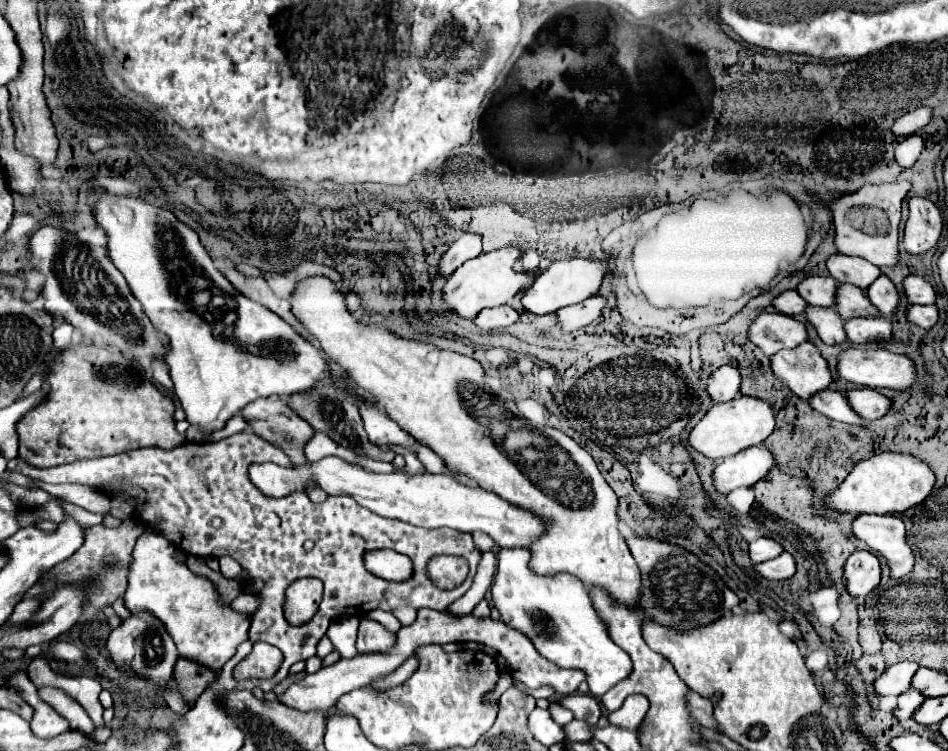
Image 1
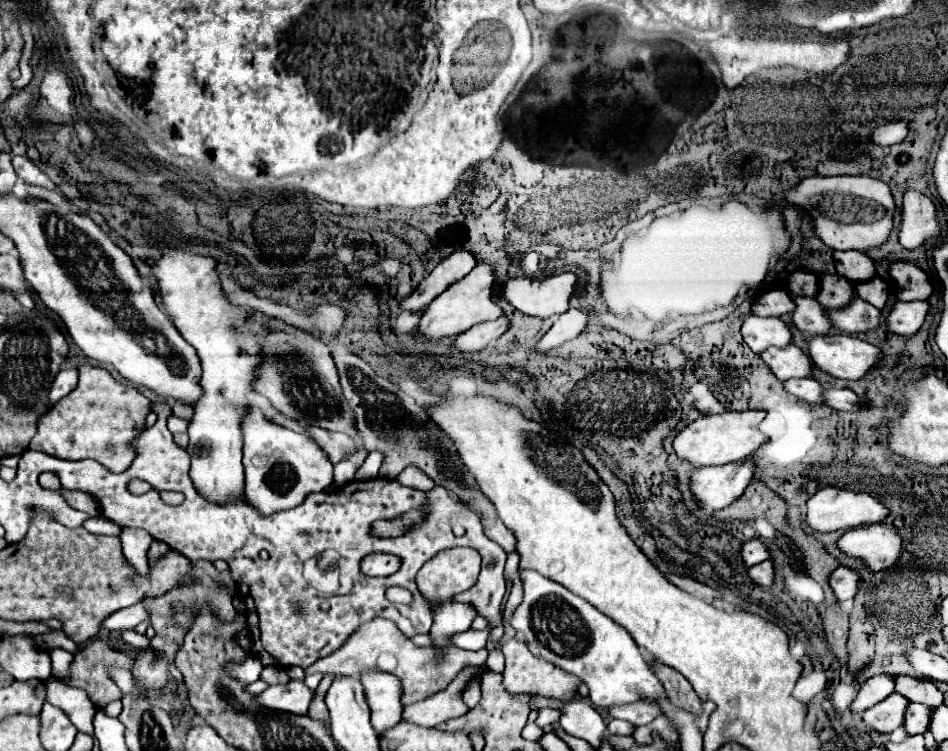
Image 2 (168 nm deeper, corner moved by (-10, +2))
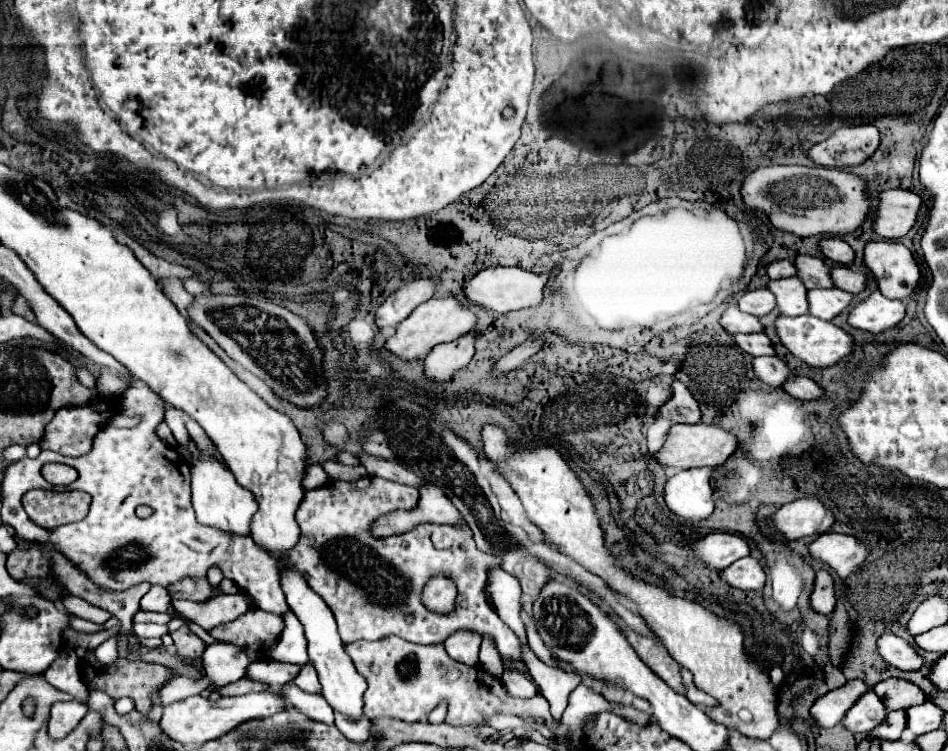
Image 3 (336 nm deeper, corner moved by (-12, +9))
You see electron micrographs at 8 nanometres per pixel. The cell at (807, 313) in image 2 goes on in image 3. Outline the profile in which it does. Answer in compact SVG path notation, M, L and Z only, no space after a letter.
M799 277L769 281L769 289L777 297L777 309L781 311L781 315L797 317L809 313L807 289L803 287L803 281Z

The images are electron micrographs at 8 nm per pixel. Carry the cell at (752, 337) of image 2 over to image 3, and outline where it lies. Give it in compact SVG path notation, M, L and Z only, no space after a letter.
M729 305L729 309L723 313L719 323L729 333L763 333L761 321L755 315L739 311L735 305Z

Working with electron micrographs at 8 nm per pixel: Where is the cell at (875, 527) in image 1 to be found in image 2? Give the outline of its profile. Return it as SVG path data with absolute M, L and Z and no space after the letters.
M869 524L847 530L839 540L837 548L849 556L859 558L873 572L893 566L901 552L901 538L891 524Z

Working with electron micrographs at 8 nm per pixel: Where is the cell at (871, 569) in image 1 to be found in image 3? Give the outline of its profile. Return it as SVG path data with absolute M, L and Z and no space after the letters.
M821 569L817 571L817 581L815 581L815 589L811 593L811 607L817 613L829 615L835 609L835 587L833 587L833 577Z

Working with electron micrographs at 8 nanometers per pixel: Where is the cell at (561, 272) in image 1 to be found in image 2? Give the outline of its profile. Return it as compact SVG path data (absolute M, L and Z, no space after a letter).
M573 272L549 278L509 278L501 288L501 298L527 316L549 318L549 314L555 316L569 310L575 282Z

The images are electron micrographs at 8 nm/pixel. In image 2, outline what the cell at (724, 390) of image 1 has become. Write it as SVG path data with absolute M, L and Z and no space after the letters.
M697 382L687 392L695 398L695 408L699 410L699 414L721 414L725 410L709 390L707 382Z

